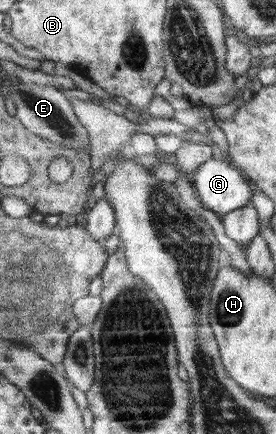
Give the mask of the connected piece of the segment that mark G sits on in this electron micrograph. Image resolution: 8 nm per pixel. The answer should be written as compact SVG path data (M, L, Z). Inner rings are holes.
M207 160L203 163L192 175L189 175L189 179L193 184L194 190L198 193L200 202L203 207L212 210L219 217L233 212L234 210L242 209L251 203L251 196L253 196L253 190L249 186L249 180L245 182L243 177L237 168L233 168L233 164L227 161Z

